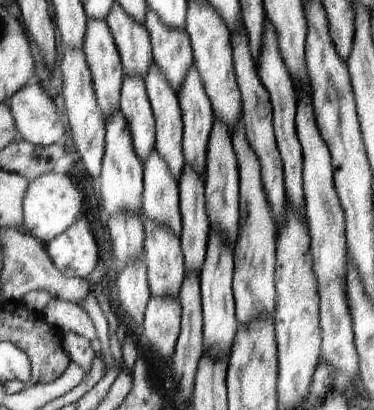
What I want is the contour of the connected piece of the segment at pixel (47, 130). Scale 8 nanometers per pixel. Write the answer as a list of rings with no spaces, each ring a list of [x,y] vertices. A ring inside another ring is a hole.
[[[35,80],[28,83],[9,102],[16,118],[18,139],[35,145],[58,144],[64,136],[62,122],[56,112],[56,104]]]

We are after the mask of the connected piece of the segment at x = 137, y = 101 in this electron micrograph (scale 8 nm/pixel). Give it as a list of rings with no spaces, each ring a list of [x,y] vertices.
[[[124,76],[120,109],[131,128],[135,150],[145,162],[145,158],[155,149],[155,118],[142,77]]]

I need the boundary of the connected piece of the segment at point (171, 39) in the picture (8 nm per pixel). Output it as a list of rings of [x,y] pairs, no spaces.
[[[149,9],[145,16],[146,28],[152,38],[153,62],[164,73],[170,86],[177,92],[184,75],[193,64],[193,52],[185,29],[166,26],[155,10]]]

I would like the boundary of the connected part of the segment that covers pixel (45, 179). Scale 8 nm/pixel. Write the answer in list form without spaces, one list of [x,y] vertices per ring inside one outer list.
[[[54,172],[43,174],[29,182],[23,200],[24,222],[21,230],[47,244],[75,224],[74,220],[80,214],[80,206],[82,194],[72,184],[70,177],[58,176],[58,173]]]

